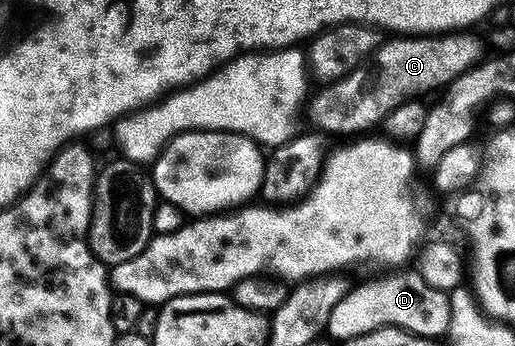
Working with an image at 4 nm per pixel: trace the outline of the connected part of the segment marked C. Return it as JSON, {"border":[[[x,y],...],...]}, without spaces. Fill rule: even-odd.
{"border":[[[448,32],[446,34],[429,34],[426,36],[395,36],[392,37],[392,42],[384,41],[373,55],[373,63],[375,62],[375,67],[371,67],[371,64],[359,66],[356,70],[354,70],[353,73],[347,74],[345,77],[340,78],[339,81],[326,83],[326,85],[322,87],[323,91],[321,91],[315,99],[313,99],[314,97],[310,99],[309,110],[311,106],[312,120],[320,126],[320,128],[318,127],[320,131],[328,130],[328,132],[331,134],[351,134],[347,136],[355,136],[360,132],[370,131],[367,130],[370,128],[370,126],[378,127],[380,123],[382,123],[383,119],[386,118],[387,114],[389,112],[393,112],[393,108],[397,108],[401,104],[405,104],[406,102],[410,102],[412,100],[422,99],[424,97],[422,94],[427,94],[430,92],[430,90],[437,89],[438,86],[443,86],[442,88],[450,87],[451,82],[457,76],[461,76],[466,70],[472,70],[474,66],[478,66],[480,62],[484,61],[485,53],[483,54],[483,42],[478,38],[477,35],[471,33],[475,32]]]}

